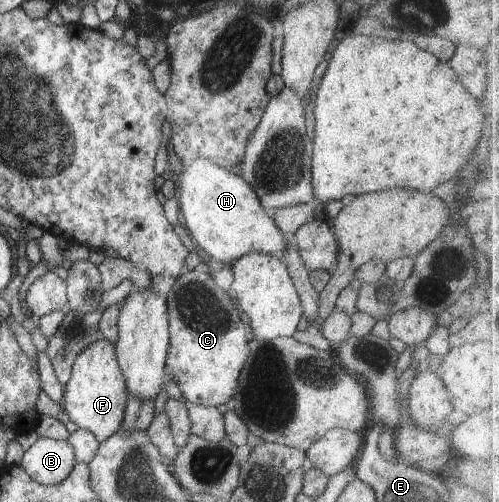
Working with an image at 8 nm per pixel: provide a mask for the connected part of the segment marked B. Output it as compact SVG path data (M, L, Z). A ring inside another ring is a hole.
M39 437L25 452L20 466L29 477L41 485L57 485L76 466L73 448L67 441Z

